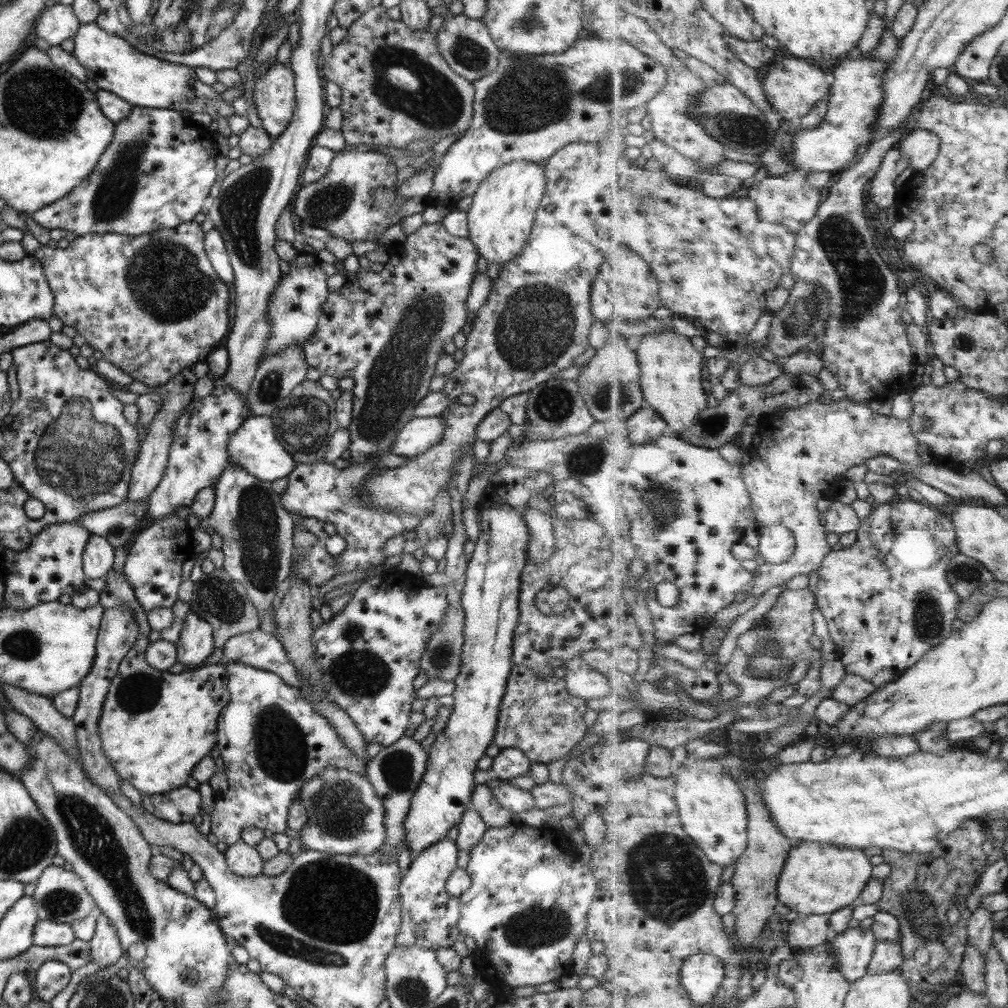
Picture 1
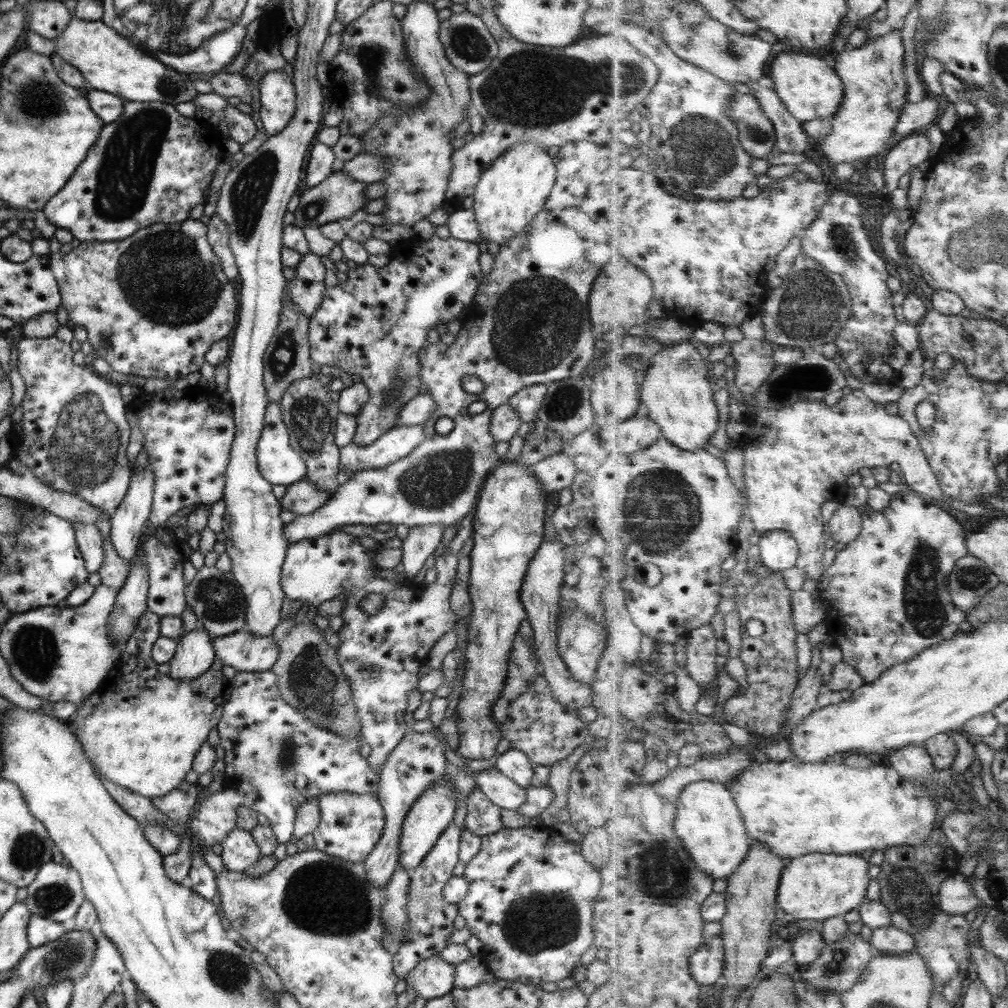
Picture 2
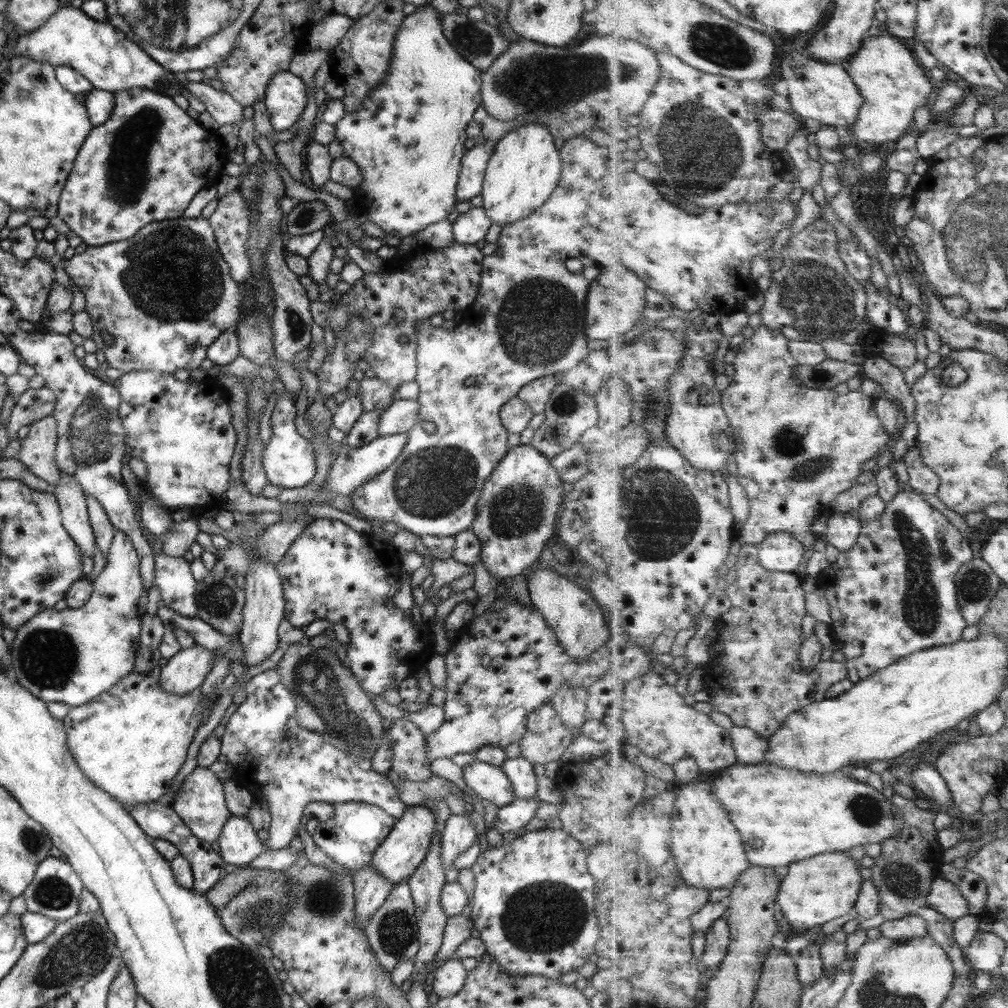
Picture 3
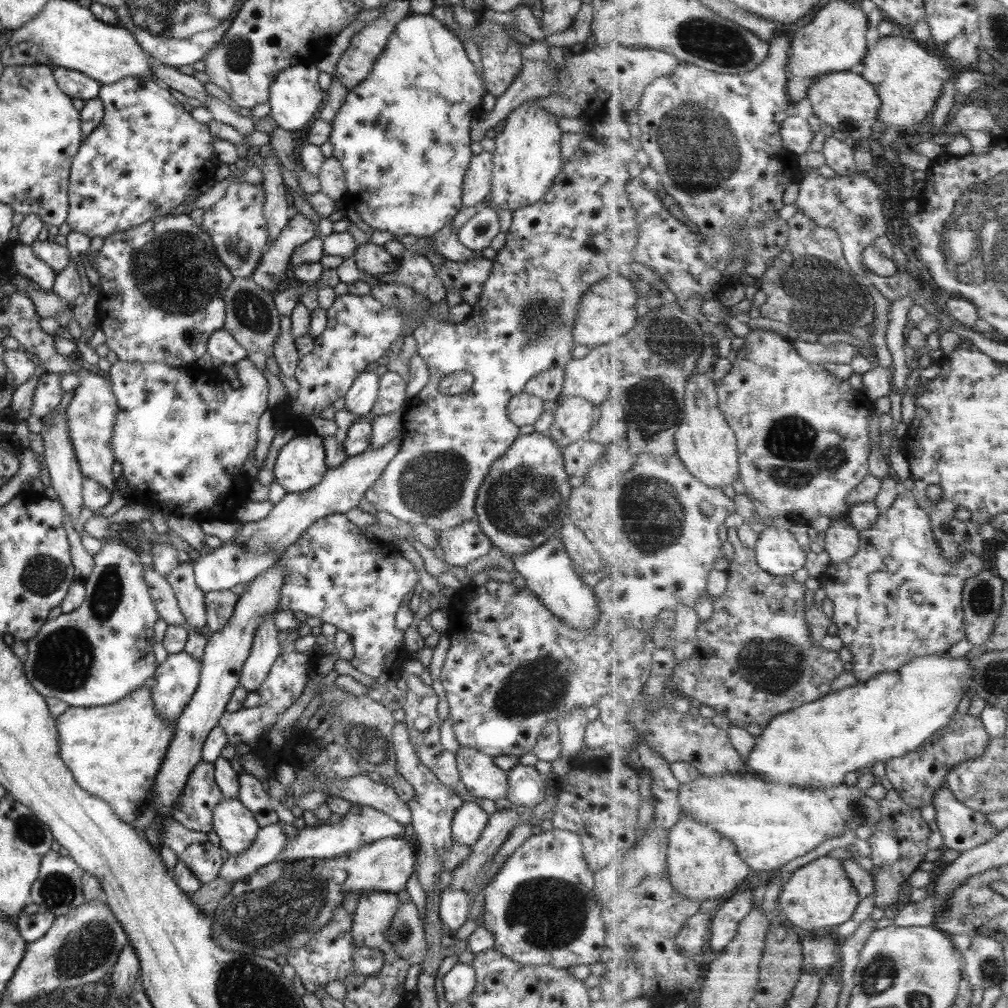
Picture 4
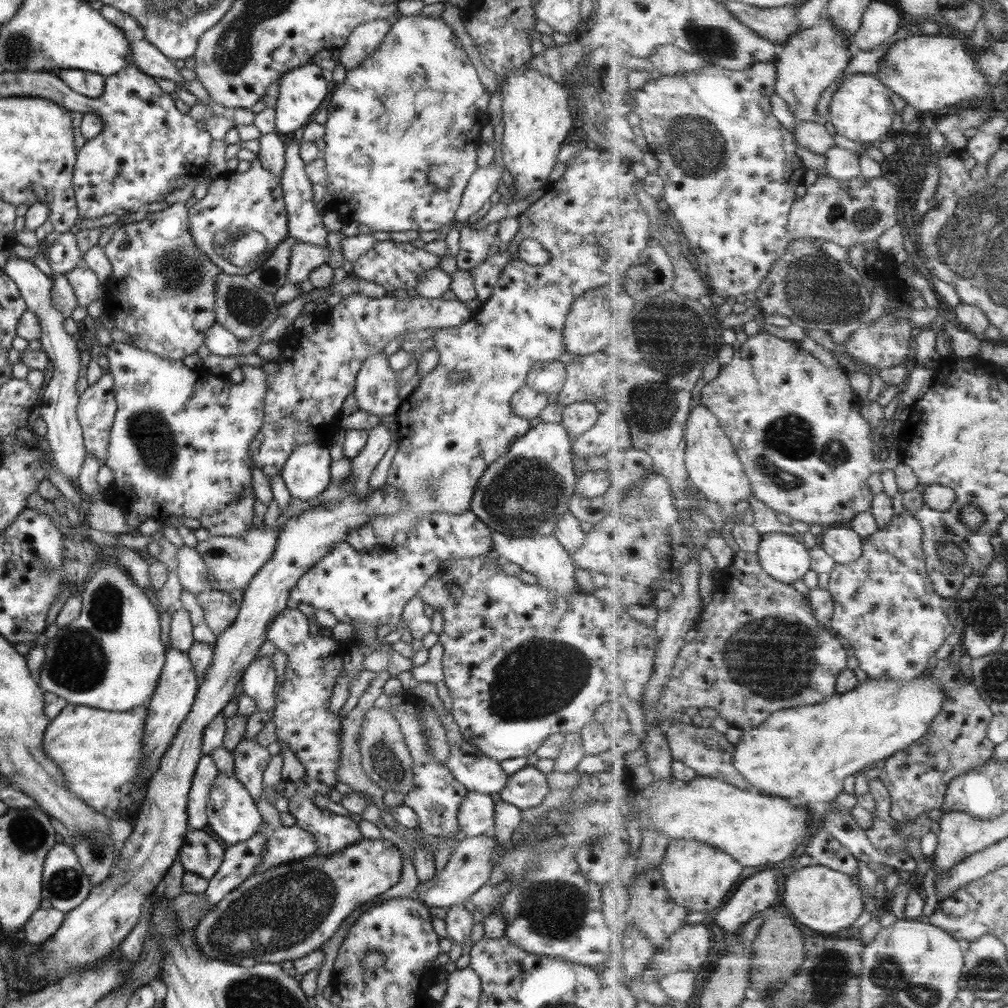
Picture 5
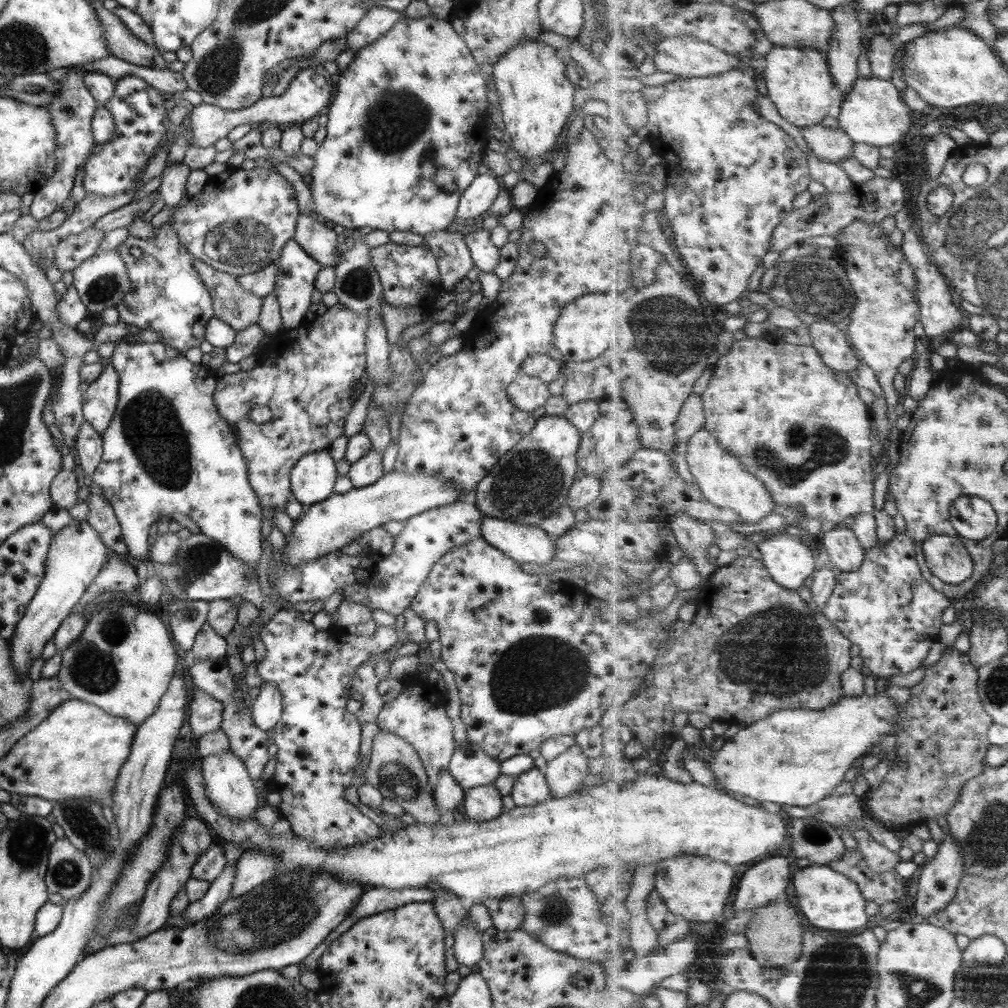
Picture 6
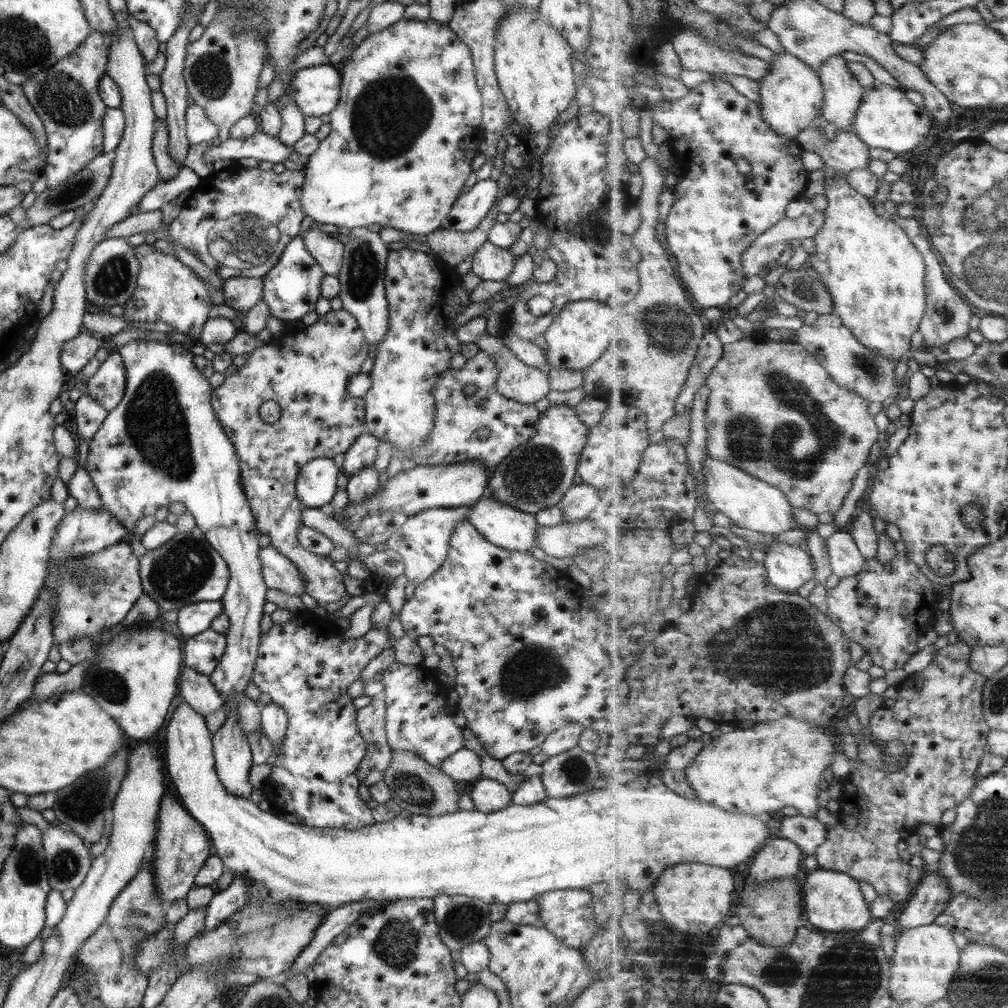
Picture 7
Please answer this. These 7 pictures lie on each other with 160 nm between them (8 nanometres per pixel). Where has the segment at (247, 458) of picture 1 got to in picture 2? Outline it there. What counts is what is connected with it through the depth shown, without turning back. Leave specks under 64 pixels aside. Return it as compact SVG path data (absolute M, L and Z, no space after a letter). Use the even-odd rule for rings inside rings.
M269 402L265 407L265 414L262 418L262 429L258 434L255 452L257 471L259 471L259 475L269 485L287 487L289 484L297 483L297 480L301 480L306 475L305 463L299 458L297 452L289 446L287 429L281 420L279 402Z

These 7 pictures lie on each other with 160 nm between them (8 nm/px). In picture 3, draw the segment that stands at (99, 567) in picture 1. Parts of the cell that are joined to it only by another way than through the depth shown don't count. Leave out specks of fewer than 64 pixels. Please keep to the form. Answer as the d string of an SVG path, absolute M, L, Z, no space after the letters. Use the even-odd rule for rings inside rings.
M59 471L59 483L53 487L52 496L58 505L61 526L67 531L73 543L83 555L93 558L96 544L93 531L88 522L83 490L73 477Z

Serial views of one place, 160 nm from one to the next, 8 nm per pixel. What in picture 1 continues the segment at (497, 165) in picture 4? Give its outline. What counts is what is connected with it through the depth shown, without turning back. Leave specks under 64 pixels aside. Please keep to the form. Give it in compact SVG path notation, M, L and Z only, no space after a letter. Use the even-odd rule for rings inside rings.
M514 160L490 171L472 194L472 202L465 213L467 237L490 269L497 270L522 253L532 227L535 209L544 191L542 168L543 163Z

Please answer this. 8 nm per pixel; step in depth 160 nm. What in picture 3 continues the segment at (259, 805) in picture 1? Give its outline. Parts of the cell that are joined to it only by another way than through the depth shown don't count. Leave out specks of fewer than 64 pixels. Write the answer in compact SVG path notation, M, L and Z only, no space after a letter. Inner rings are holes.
M274 668L251 677L243 692L243 702L224 720L220 753L235 767L240 787L257 801L268 804L270 825L265 850L288 846L308 802L331 805L360 802L377 806L394 819L403 814L407 806L397 797L396 788L388 777L361 770L352 755L335 748L320 734L301 728L295 720L293 698L280 683ZM199 766L185 777L176 799L171 803L171 808L195 838L209 845L218 839L222 826L231 815L226 807L222 784L208 768L199 768Z

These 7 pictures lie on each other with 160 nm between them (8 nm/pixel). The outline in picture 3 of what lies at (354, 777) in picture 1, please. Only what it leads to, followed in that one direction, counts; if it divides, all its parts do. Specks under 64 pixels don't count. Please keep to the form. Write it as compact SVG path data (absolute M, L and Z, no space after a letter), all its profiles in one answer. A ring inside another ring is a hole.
M360 802L333 803L332 815L316 826L312 837L316 846L335 864L353 872L370 864L373 853L389 834L395 819L372 804Z

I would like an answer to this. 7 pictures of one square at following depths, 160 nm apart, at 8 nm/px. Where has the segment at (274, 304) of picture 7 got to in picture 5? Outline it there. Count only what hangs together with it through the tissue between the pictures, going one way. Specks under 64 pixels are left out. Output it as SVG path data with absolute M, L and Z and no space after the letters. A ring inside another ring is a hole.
M296 242L289 255L286 280L299 288L299 282L306 280L309 272L322 265L324 259L325 251L320 246Z

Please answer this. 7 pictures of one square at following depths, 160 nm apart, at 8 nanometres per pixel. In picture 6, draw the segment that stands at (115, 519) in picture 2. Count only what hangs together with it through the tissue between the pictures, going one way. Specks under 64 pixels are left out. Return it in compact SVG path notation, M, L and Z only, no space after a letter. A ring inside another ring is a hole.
M105 598L99 599L94 606L96 610L81 632L60 650L59 670L54 677L70 698L87 701L107 714L124 718L137 726L157 706L176 670L181 653L170 638L165 618L153 611L143 610L133 600Z

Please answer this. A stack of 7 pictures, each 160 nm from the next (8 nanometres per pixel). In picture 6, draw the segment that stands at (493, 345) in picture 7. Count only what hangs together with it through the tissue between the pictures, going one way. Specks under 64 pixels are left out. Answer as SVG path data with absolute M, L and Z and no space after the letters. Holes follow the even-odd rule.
M520 371L507 385L506 395L509 402L519 411L532 413L533 410L543 407L551 394L548 385Z

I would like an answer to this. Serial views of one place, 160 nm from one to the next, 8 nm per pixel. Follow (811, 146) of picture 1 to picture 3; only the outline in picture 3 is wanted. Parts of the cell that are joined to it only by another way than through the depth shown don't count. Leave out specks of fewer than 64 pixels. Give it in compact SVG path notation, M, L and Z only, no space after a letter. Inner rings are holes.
M885 33L881 36L867 38L863 48L857 51L845 66L865 99L856 123L852 126L853 132L849 135L855 142L885 146L885 143L898 141L913 128L915 110L921 106L930 106L932 103L937 85L927 78L928 70L921 66L917 58L913 58L909 48L898 37Z

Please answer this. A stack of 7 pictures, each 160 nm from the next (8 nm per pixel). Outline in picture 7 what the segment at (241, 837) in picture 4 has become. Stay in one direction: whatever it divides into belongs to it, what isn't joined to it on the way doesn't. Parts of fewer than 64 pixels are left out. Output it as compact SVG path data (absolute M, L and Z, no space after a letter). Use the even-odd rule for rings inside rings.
M135 339L125 343L117 352L124 368L125 390L117 406L106 414L88 445L85 470L105 510L126 530L127 538L123 541L136 536L133 525L139 519L154 515L159 507L180 502L193 517L195 527L203 532L206 542L227 565L227 586L219 600L222 614L228 619L228 631L224 634L226 645L217 666L208 674L214 689L225 702L222 708L226 712L226 720L212 734L210 741L217 780L231 796L247 800L252 791L247 781L252 766L251 752L236 720L236 704L232 698L239 693L244 694L244 687L252 675L260 639L259 623L263 616L263 603L266 602L265 590L268 588L261 574L261 549L257 544L259 536L253 526L251 508L239 484L240 459L210 405L212 388L203 373L197 371L199 367L187 349L168 343Z

